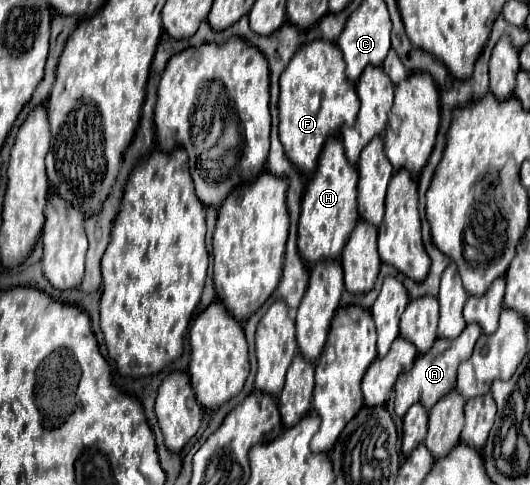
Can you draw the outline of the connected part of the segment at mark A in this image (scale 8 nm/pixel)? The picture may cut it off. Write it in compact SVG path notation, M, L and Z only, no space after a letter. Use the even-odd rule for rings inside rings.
M468 323L466 329L456 339L442 339L440 337L430 347L430 351L418 355L414 367L408 373L400 375L400 379L396 381L396 387L394 387L394 391L396 391L396 399L394 399L396 415L402 417L412 403L420 403L426 409L430 409L442 395L446 395L450 389L454 389L454 385L456 385L456 369L458 369L460 363L464 363L472 355L474 343L478 341L480 333L482 331L480 331L478 323Z

